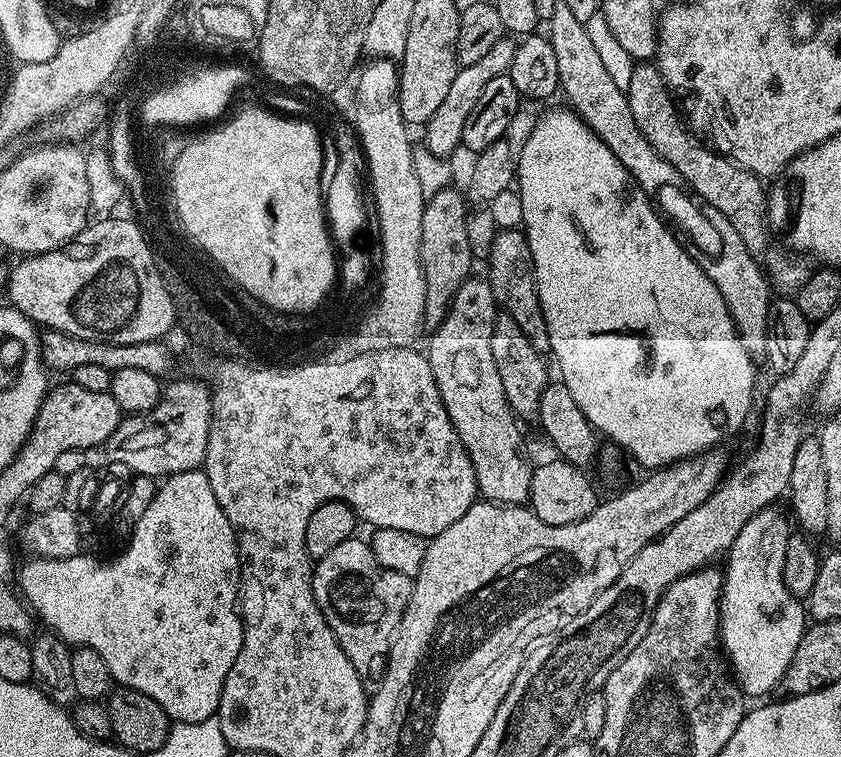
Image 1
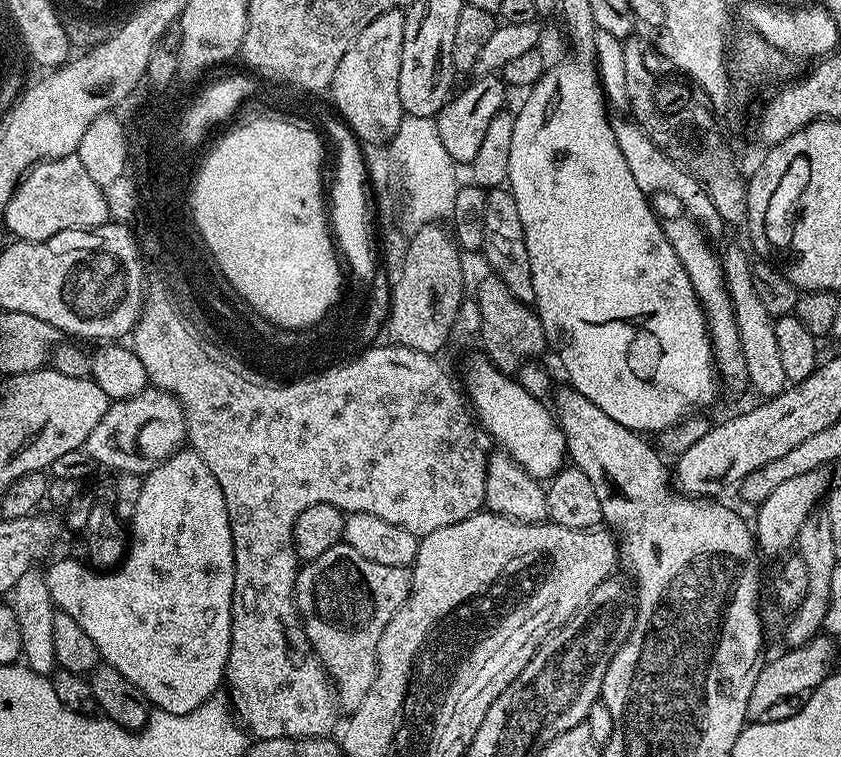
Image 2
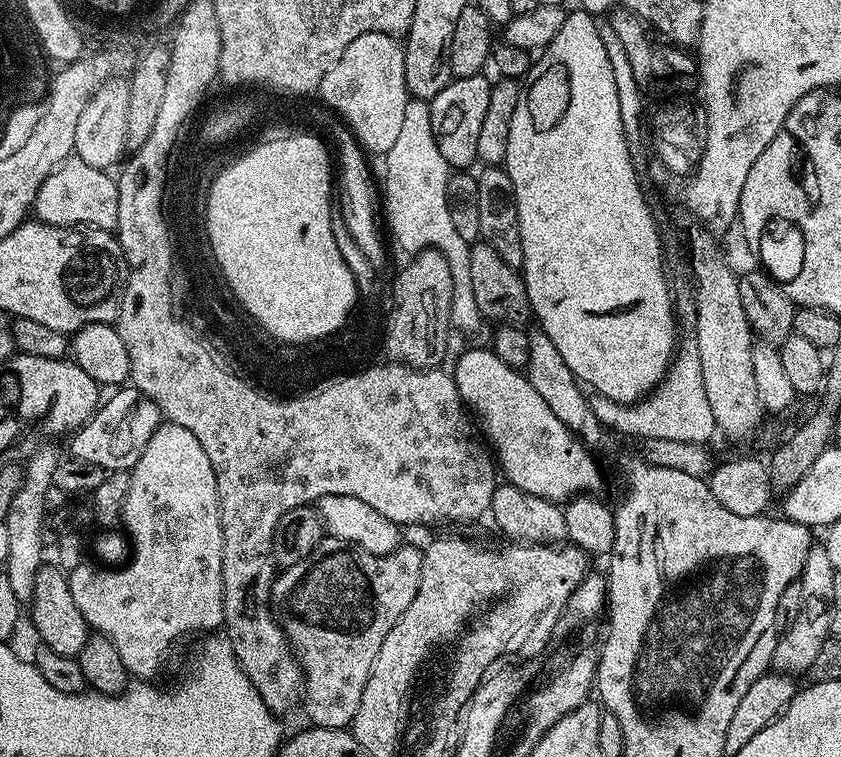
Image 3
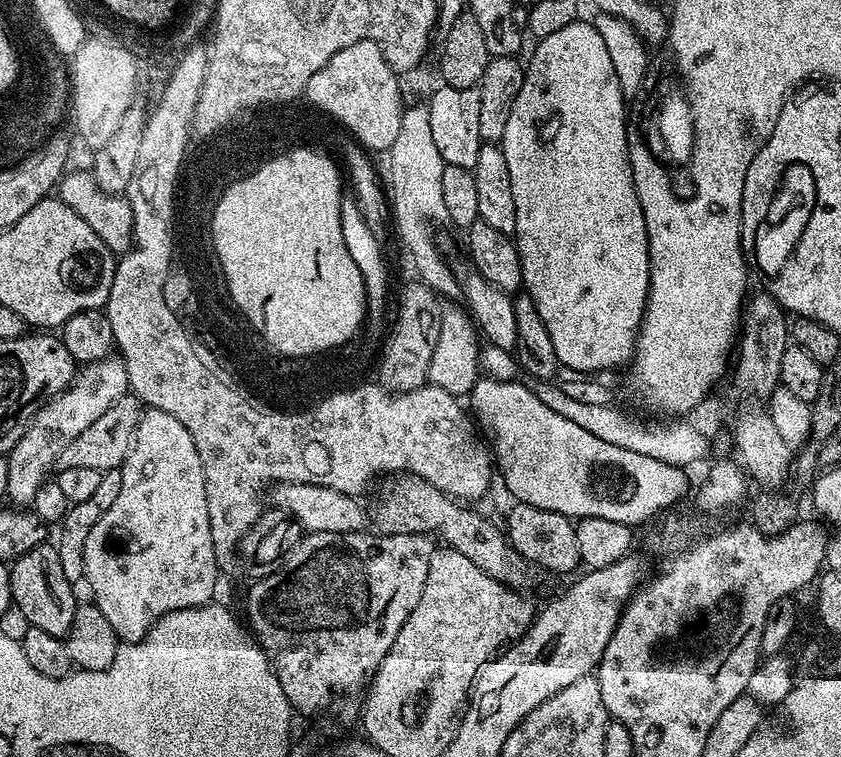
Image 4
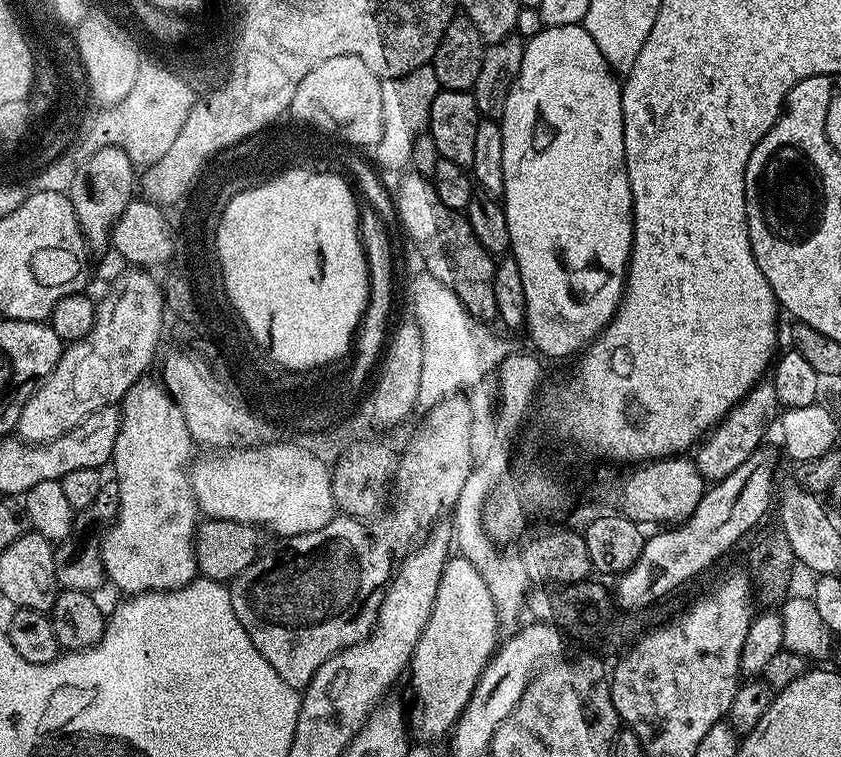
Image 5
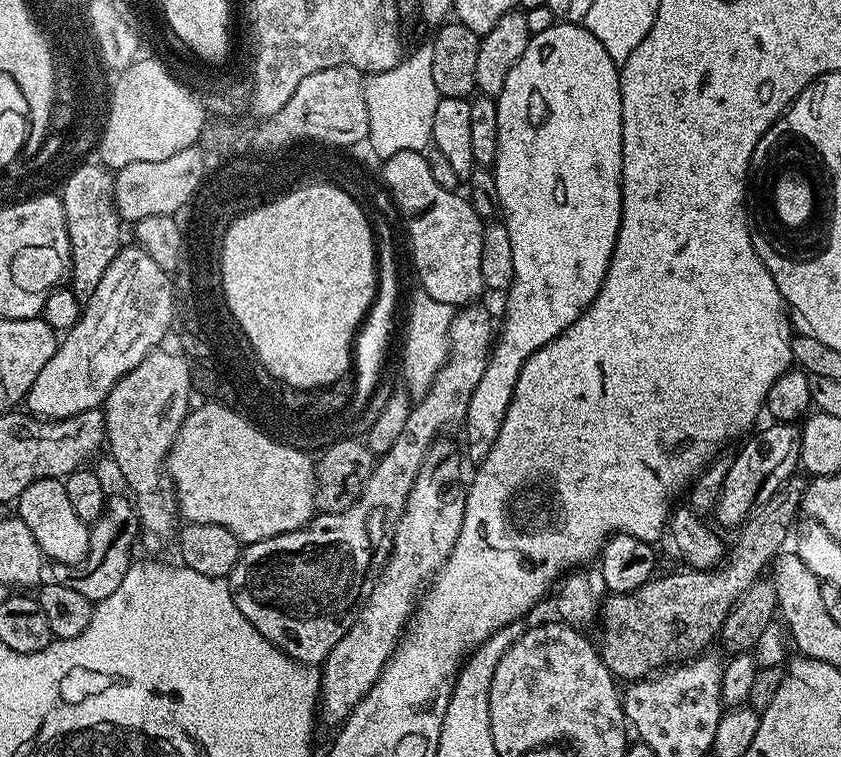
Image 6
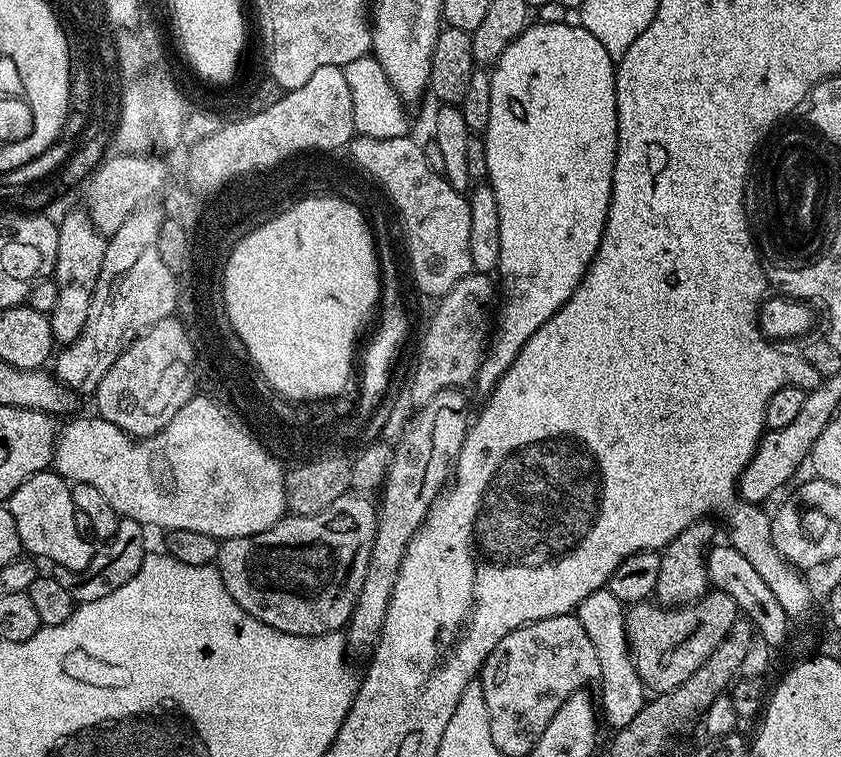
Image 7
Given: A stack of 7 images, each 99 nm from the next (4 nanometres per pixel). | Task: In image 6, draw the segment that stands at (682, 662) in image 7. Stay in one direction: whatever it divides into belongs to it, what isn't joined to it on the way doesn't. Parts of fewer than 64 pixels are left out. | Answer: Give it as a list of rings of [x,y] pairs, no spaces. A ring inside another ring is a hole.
[[[793,476],[786,478],[786,482],[782,482],[782,486],[774,490],[774,494],[770,494],[770,498],[757,504],[754,515],[735,533],[736,541],[730,544],[723,561],[716,567],[688,568],[683,570],[684,572],[672,572],[669,576],[657,575],[638,590],[605,596],[598,617],[598,625],[600,624],[598,651],[613,677],[621,681],[624,679],[624,682],[639,680],[653,670],[665,667],[669,662],[680,662],[693,654],[703,653],[707,649],[704,647],[712,639],[714,641],[717,639],[720,627],[726,622],[737,598],[757,580],[763,573],[760,571],[763,568],[765,571],[766,565],[777,555],[778,549],[784,546],[779,544],[784,544],[787,540],[789,543],[790,529],[797,523],[796,512],[798,516],[801,511],[800,503],[807,488],[808,480],[804,476],[799,480],[795,480]]]

